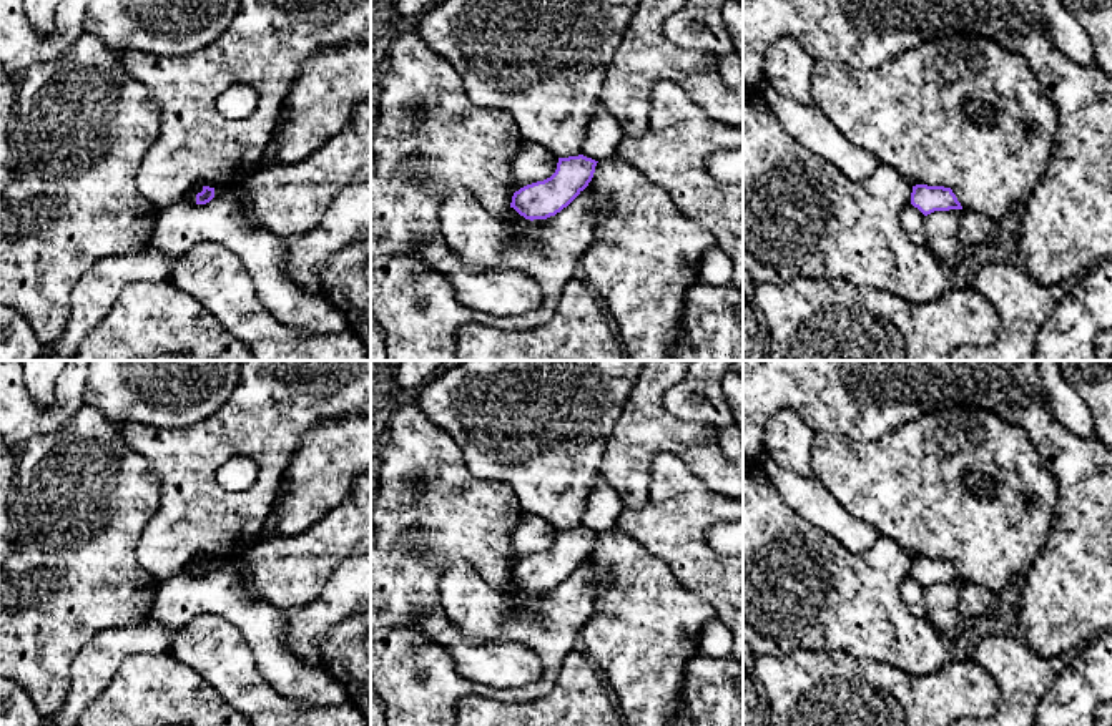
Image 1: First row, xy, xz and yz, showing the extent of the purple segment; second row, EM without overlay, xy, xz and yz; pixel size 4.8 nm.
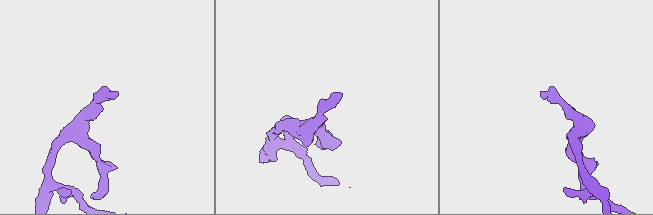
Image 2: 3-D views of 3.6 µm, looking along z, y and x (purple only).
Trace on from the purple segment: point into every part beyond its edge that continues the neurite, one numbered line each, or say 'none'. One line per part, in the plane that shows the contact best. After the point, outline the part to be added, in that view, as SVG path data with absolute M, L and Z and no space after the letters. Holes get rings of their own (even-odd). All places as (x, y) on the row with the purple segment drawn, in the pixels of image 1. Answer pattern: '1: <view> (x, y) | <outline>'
none

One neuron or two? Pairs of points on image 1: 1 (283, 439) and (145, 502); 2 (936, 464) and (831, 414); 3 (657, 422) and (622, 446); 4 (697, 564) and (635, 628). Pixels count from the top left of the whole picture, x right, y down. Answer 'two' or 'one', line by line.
1: two
2: two
3: one
4: two

